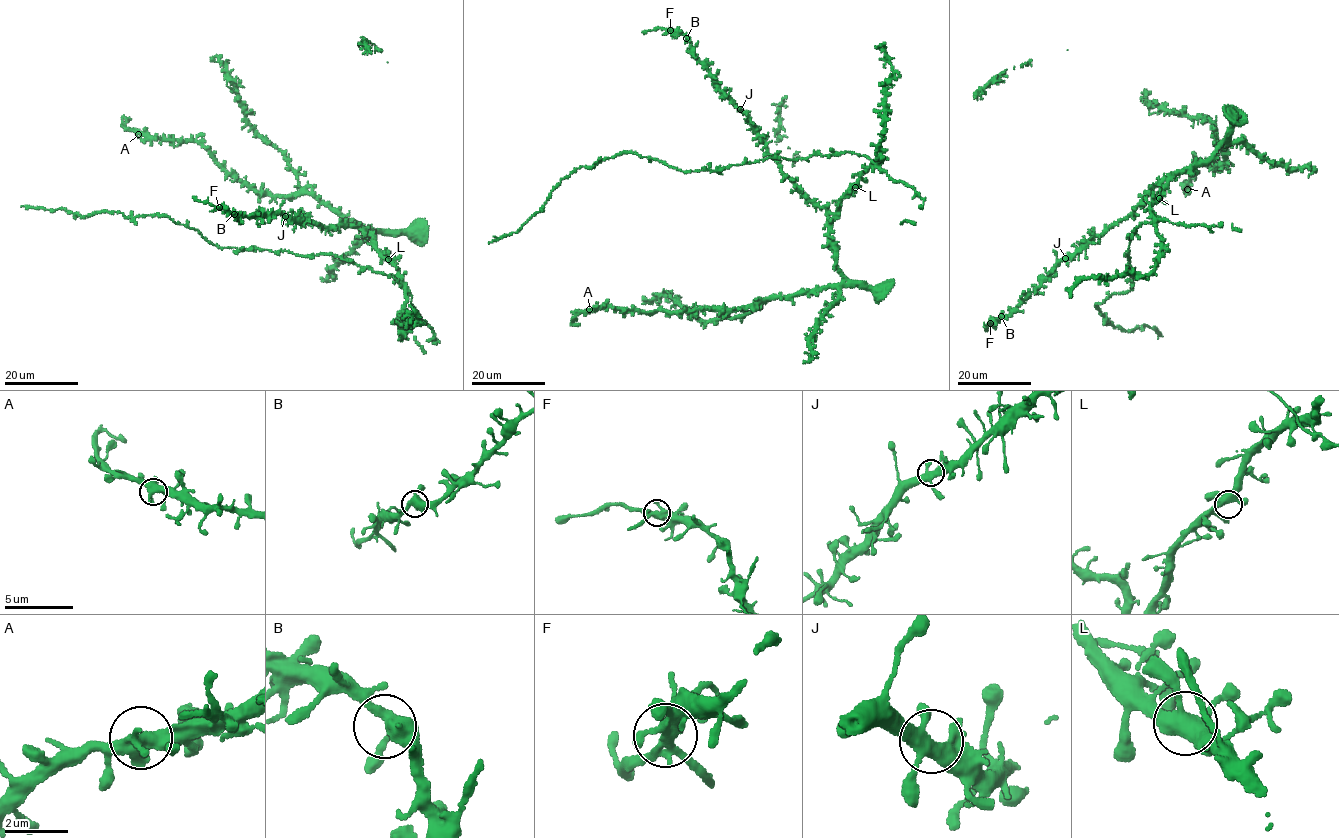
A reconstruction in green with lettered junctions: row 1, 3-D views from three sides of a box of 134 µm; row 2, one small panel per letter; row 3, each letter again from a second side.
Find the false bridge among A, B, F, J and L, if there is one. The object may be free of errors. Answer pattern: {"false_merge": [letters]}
{"false_merge": []}

